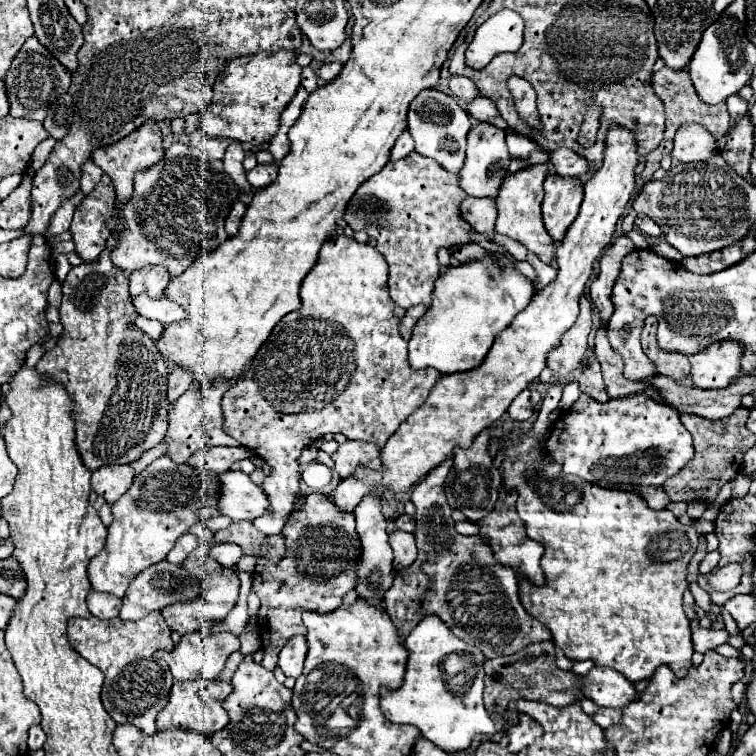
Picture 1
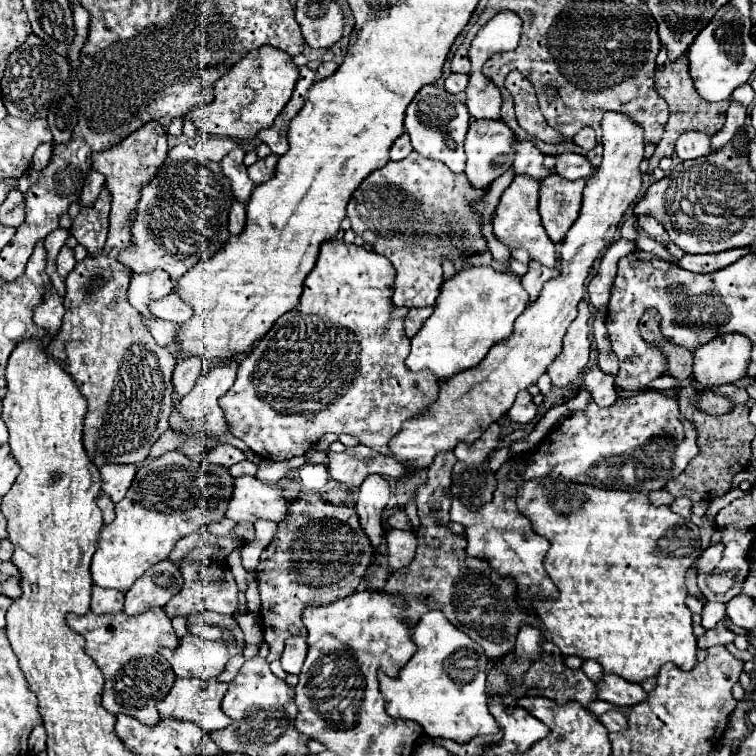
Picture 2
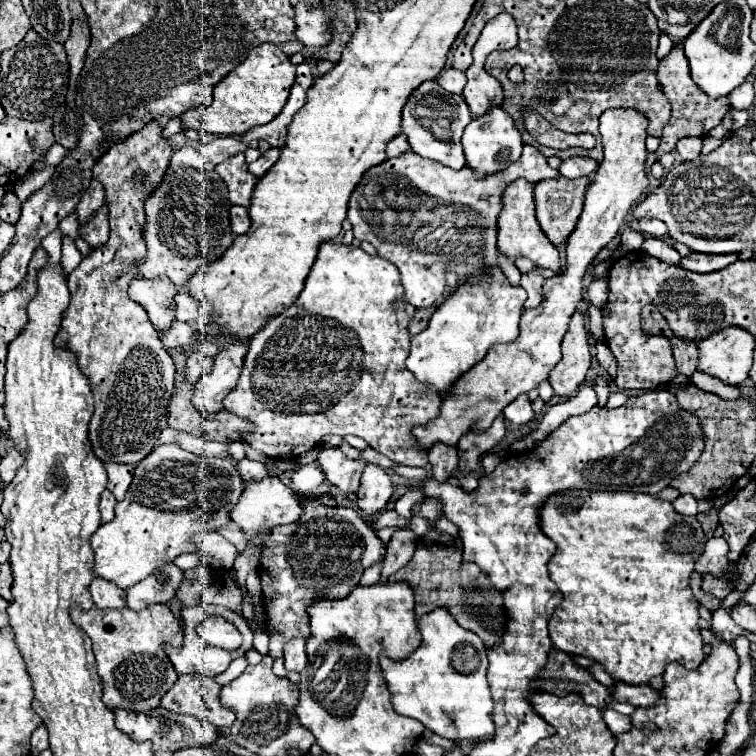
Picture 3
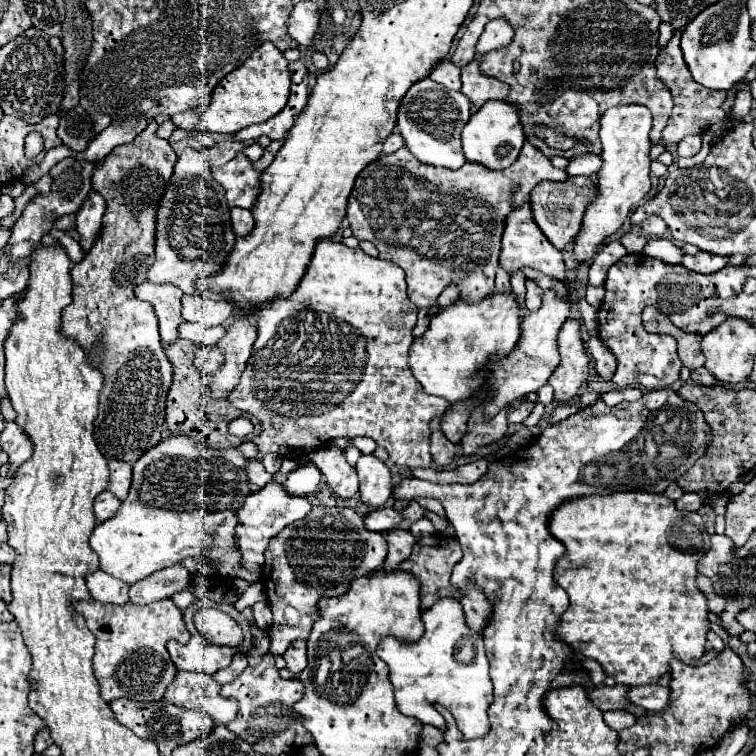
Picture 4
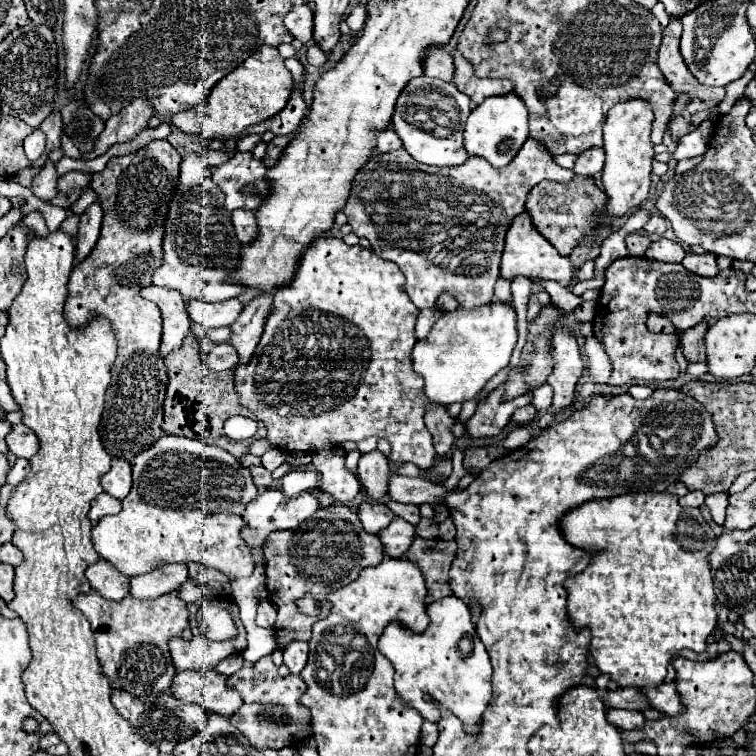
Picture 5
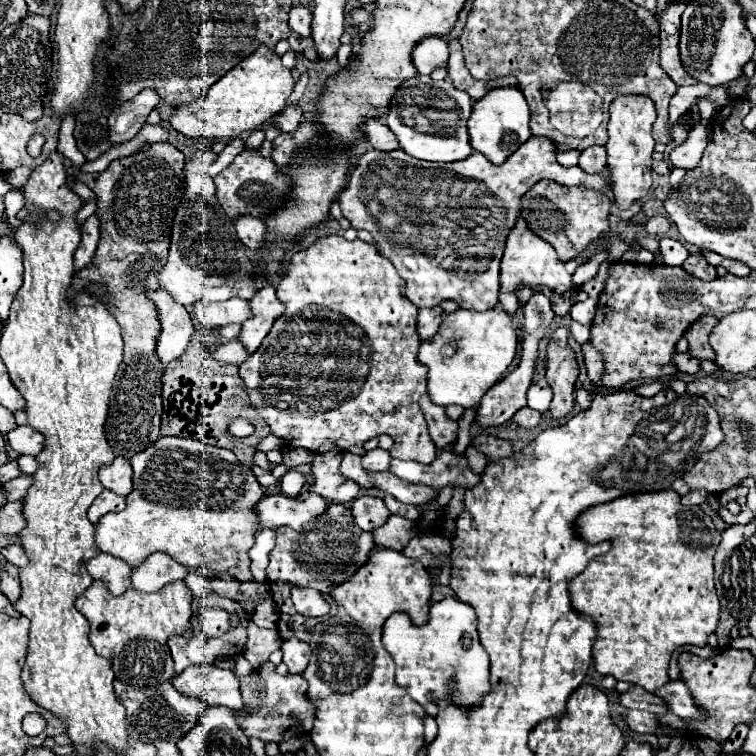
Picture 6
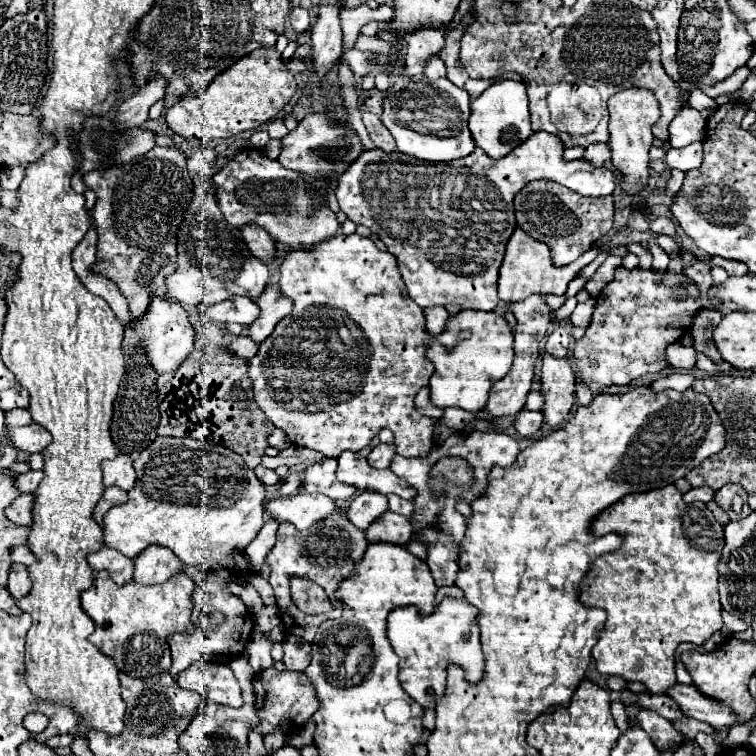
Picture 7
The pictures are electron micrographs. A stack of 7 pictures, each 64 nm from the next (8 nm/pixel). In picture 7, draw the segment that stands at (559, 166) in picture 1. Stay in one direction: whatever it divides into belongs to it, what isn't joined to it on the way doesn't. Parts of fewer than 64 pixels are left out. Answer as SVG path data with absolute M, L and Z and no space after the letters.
M592 144L586 148L582 160L594 164L596 168L604 166L608 160L610 160L610 146L608 144Z

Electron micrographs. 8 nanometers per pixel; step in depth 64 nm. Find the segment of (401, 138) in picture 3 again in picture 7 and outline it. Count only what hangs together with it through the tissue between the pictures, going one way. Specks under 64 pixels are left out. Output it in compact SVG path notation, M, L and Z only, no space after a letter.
M364 110L362 120L364 120L364 126L366 126L366 130L368 130L368 134L370 134L370 138L372 138L372 142L374 142L376 148L380 148L380 150L396 150L396 142L392 138L392 134L380 122L378 116L374 116L372 112Z

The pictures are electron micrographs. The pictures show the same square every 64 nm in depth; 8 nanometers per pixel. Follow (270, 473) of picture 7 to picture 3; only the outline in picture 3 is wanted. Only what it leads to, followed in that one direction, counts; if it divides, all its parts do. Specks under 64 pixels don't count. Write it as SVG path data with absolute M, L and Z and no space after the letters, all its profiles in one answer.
M244 458L244 460L240 460L240 462L236 464L236 470L238 470L238 474L242 476L244 482L266 478L266 468L264 468L262 462L252 462L252 460L246 460L246 458Z

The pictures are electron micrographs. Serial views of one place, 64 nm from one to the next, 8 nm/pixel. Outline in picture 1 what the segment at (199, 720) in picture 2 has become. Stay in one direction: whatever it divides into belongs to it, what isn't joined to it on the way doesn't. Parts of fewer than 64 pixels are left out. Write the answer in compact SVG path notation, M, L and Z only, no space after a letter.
M190 680L190 682L174 682L170 700L166 708L158 714L156 720L156 732L168 730L168 728L184 728L198 732L206 738L210 738L214 732L222 730L228 724L228 714L222 708L222 702L232 692L230 682L218 682L218 680Z

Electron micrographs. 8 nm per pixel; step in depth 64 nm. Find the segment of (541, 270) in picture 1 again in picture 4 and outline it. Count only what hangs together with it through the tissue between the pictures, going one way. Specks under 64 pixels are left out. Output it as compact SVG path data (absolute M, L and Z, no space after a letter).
M526 280L526 308L530 310L530 312L536 312L538 308L540 308L540 304L542 304L542 294L544 294L544 290L536 284L536 282L532 282L532 280Z

